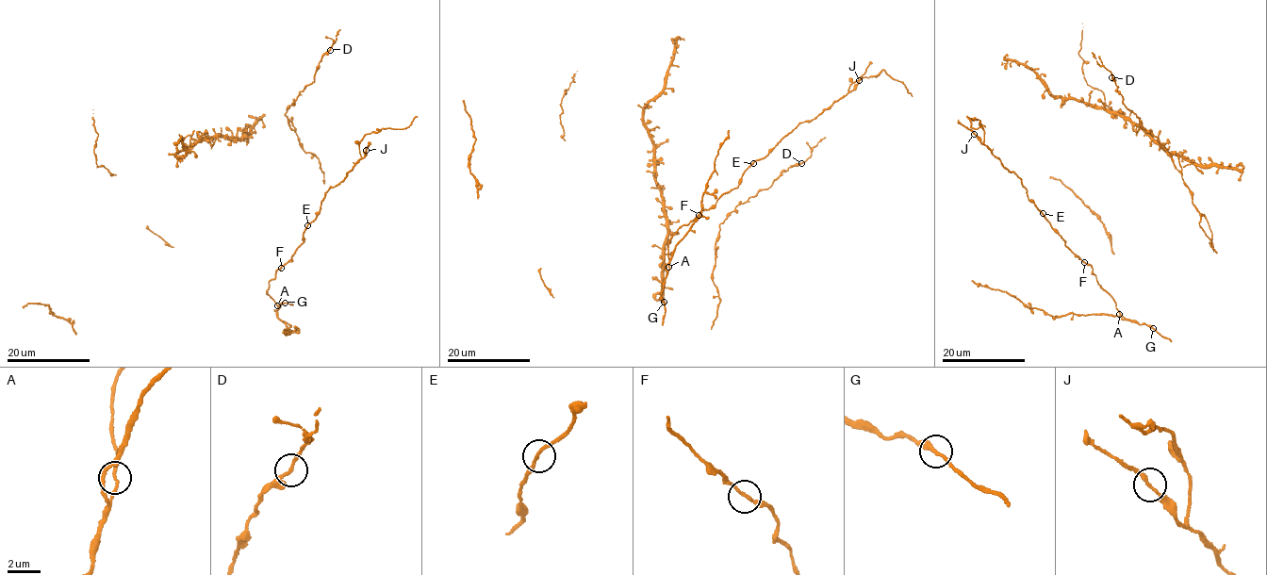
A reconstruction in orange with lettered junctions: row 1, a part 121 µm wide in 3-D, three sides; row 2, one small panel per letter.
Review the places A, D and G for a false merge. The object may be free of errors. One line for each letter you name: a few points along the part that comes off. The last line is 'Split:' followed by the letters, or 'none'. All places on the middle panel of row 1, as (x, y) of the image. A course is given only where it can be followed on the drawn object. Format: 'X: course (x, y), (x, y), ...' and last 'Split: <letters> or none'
Split: none

